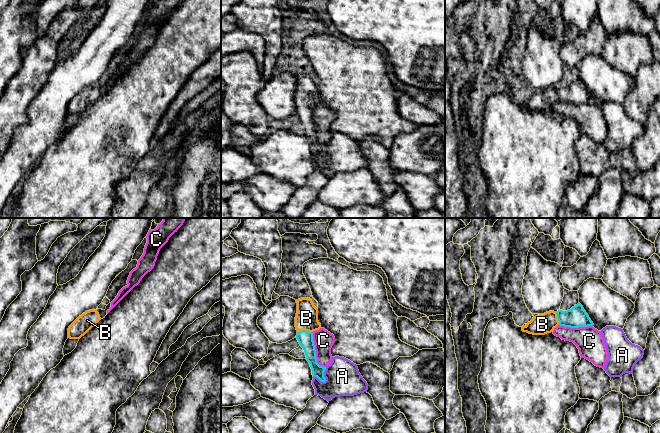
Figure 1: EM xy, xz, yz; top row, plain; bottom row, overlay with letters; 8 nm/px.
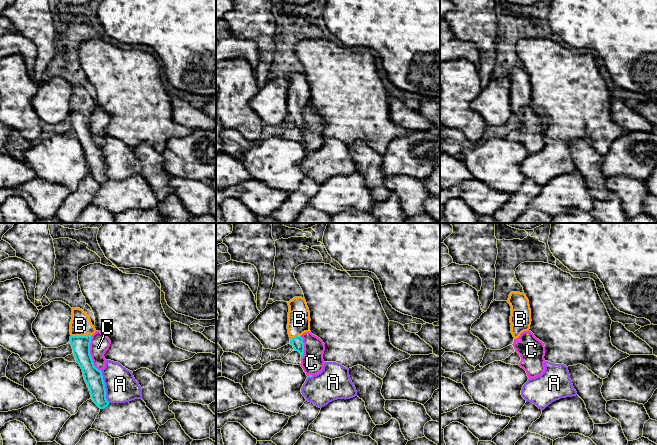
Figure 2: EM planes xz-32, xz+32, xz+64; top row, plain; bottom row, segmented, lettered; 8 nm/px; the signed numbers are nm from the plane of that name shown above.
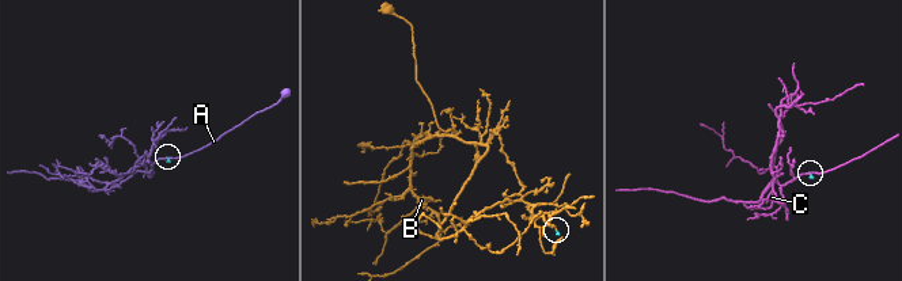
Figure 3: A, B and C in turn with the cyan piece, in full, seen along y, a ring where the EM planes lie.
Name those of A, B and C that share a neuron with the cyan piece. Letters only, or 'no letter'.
B

